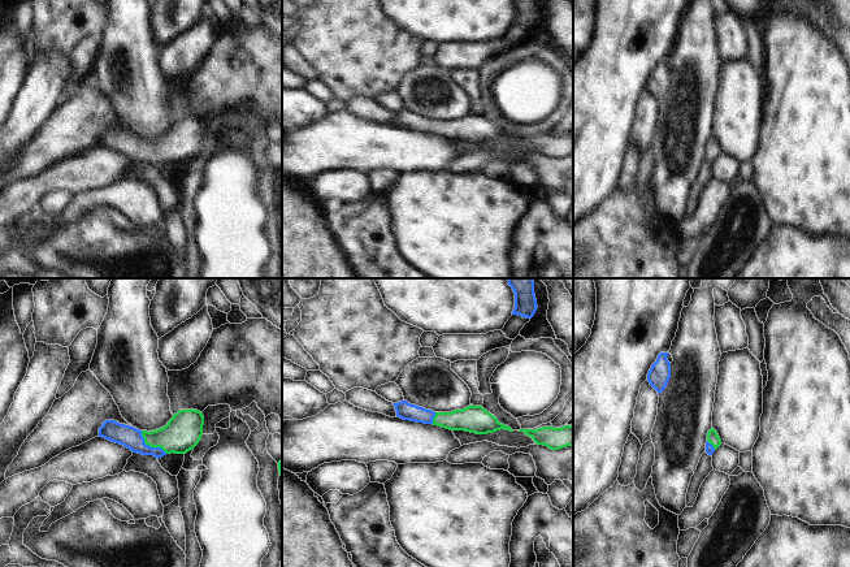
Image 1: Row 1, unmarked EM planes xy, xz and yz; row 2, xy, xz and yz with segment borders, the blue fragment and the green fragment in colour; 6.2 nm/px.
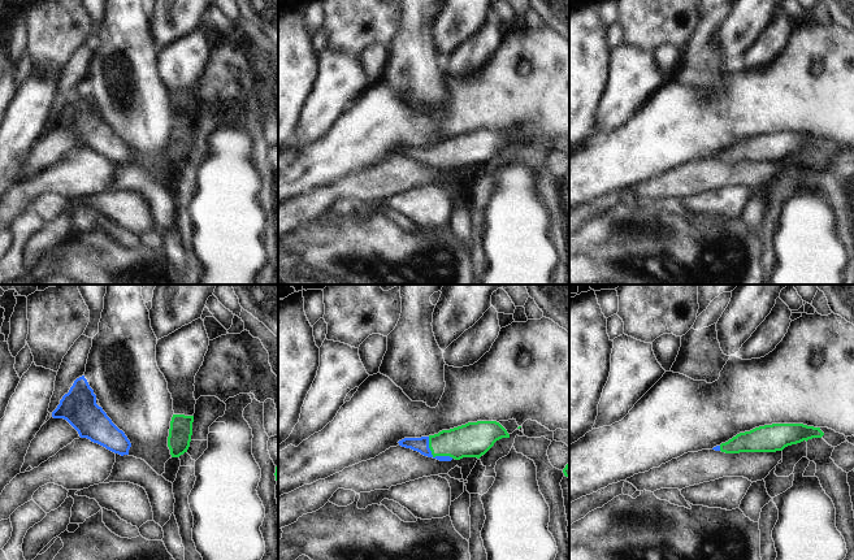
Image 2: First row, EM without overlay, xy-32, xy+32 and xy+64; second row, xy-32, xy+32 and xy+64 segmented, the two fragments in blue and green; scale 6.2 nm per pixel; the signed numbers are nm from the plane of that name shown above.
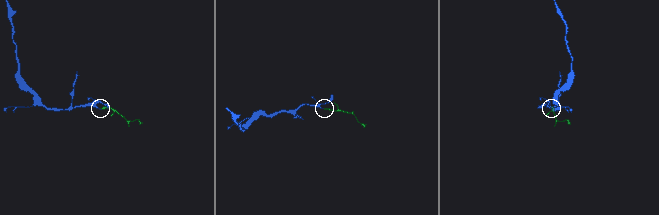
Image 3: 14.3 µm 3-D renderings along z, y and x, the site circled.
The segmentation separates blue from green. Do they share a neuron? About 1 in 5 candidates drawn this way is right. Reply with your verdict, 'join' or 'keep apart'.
join

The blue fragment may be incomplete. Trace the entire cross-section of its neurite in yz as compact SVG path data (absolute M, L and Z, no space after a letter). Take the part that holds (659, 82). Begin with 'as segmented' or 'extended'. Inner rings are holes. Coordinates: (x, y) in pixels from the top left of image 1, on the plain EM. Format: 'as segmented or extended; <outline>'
as segmented; M660 61L647 82L647 90L658 100L658 103L665 98L671 87L671 72L667 65L668 61Z

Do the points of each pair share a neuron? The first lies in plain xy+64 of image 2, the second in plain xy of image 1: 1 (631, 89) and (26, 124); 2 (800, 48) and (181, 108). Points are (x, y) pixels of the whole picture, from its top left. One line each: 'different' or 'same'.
1: same
2: same

